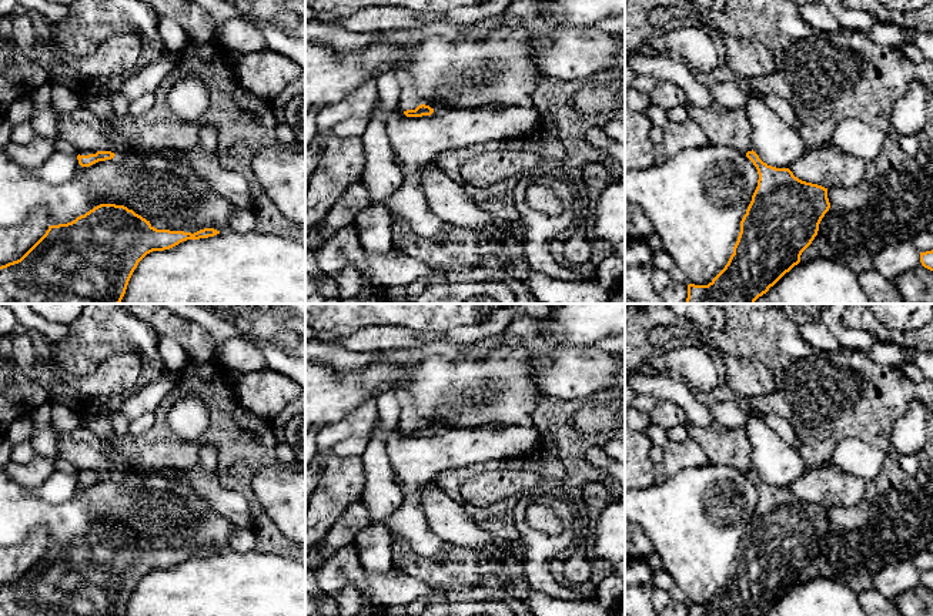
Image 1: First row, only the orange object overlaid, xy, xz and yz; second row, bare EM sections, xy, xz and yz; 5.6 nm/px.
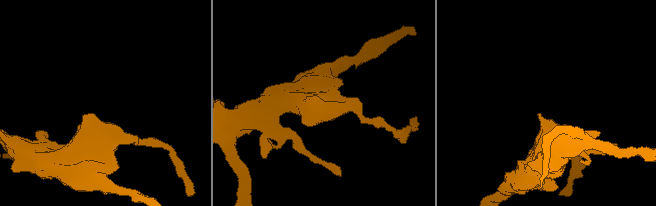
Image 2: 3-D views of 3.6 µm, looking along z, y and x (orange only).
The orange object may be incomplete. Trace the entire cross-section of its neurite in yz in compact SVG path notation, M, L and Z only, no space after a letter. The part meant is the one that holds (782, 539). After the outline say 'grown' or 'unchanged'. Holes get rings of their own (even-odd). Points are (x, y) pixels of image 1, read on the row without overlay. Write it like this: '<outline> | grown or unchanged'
M753 469L746 476L756 486L759 499L740 540L733 573L708 605L689 603L688 616L762 616L800 582L802 572L817 555L819 543L830 528L827 508L799 499L789 488L768 485Z | unchanged

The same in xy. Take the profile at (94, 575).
M100 523L71 542L50 545L20 579L1 585L0 616L124 616L134 589L147 573L217 553L214 548L194 553L157 549L124 525Z | unchanged

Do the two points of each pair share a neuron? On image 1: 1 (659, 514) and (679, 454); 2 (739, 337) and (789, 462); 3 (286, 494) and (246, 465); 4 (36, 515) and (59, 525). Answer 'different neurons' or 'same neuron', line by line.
1: different neurons
2: different neurons
3: different neurons
4: same neuron

